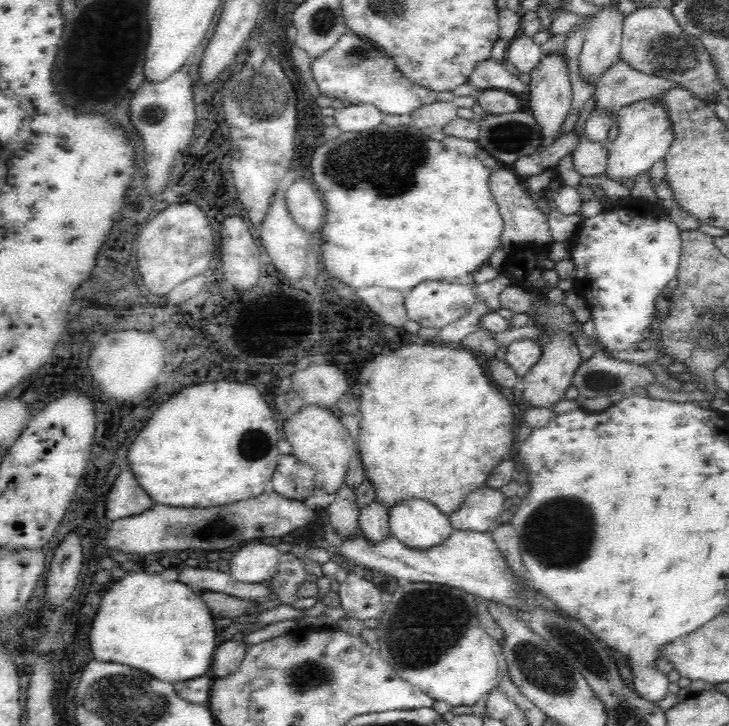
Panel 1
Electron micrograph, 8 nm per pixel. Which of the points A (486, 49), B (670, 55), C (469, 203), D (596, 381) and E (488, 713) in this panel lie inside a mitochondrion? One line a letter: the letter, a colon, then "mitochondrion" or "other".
A: other
B: mitochondrion
C: other
D: mitochondrion
E: other

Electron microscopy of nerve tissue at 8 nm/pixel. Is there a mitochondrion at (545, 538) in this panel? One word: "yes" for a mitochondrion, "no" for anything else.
yes

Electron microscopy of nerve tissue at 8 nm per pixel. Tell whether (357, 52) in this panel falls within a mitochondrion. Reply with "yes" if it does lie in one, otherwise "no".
yes

